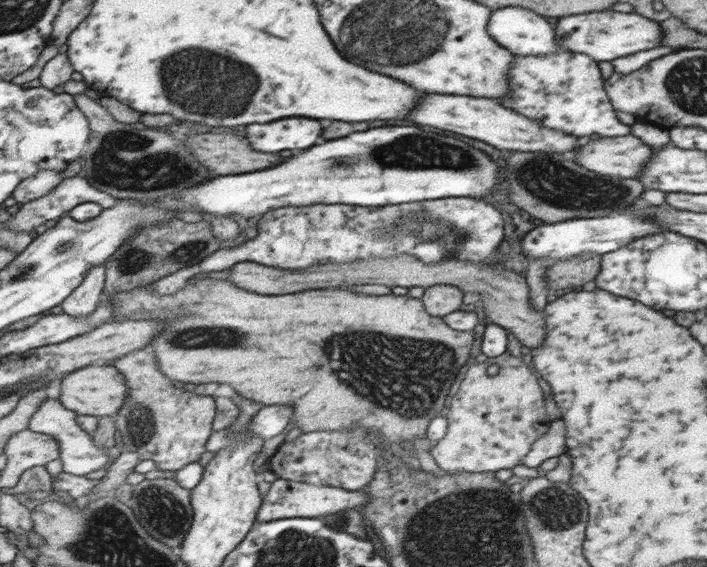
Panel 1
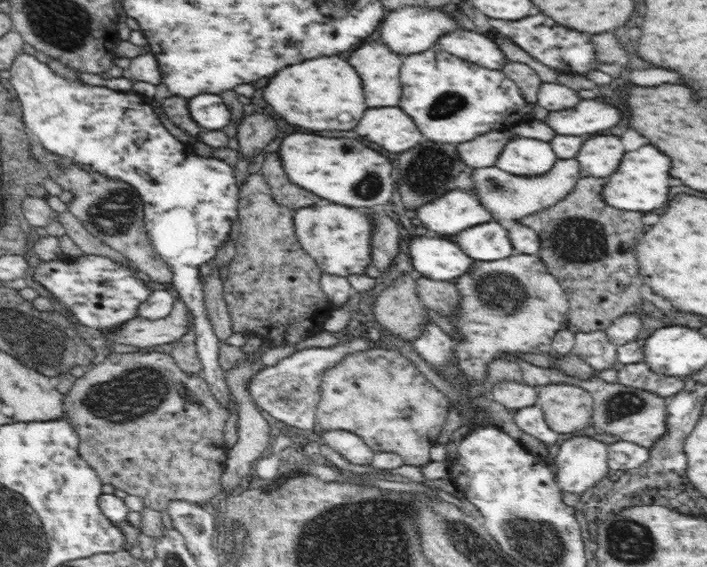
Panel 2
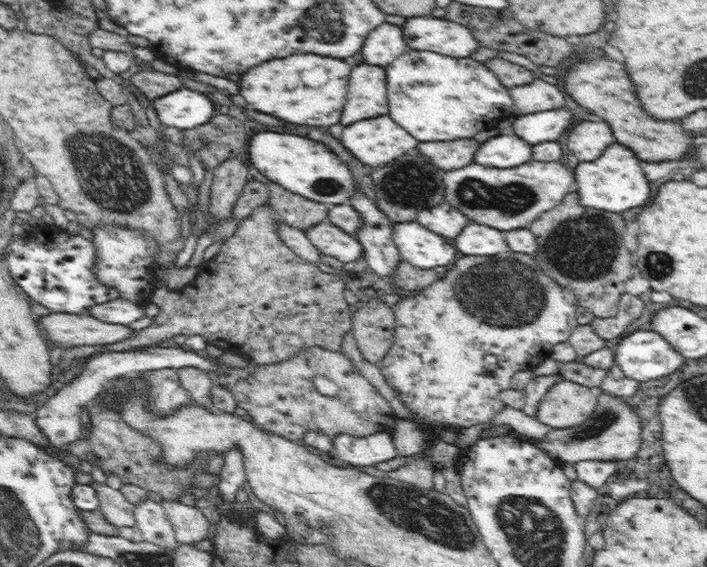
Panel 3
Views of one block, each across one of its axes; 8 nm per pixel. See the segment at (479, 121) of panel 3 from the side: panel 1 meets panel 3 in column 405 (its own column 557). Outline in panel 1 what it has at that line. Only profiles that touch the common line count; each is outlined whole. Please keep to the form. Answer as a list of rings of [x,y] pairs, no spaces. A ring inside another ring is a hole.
[[[564,50],[546,56],[514,56],[510,66],[510,94],[500,104],[550,129],[587,139],[590,134],[600,137],[630,135],[630,125],[618,121],[616,110],[608,98],[598,61],[582,53]]]

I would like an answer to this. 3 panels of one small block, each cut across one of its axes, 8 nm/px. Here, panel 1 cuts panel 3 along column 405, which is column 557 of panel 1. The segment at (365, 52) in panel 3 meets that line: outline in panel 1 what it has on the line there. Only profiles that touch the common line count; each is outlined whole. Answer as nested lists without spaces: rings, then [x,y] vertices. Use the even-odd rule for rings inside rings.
[[[508,6],[508,8],[496,10],[490,16],[487,29],[493,40],[515,55],[546,56],[546,54],[556,54],[556,52],[565,50],[559,46],[558,40],[556,40],[554,24],[550,24],[544,16],[538,16],[538,14],[524,10],[524,8],[510,8]]]

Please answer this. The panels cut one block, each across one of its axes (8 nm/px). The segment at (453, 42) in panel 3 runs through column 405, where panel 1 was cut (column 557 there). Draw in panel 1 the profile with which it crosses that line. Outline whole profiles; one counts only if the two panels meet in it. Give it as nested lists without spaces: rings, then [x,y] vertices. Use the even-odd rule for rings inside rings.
[[[612,10],[560,17],[560,22],[556,22],[555,32],[559,46],[573,53],[586,54],[598,62],[610,62],[642,50],[652,50],[660,46],[664,38],[658,22],[648,20],[640,14],[624,14]]]

